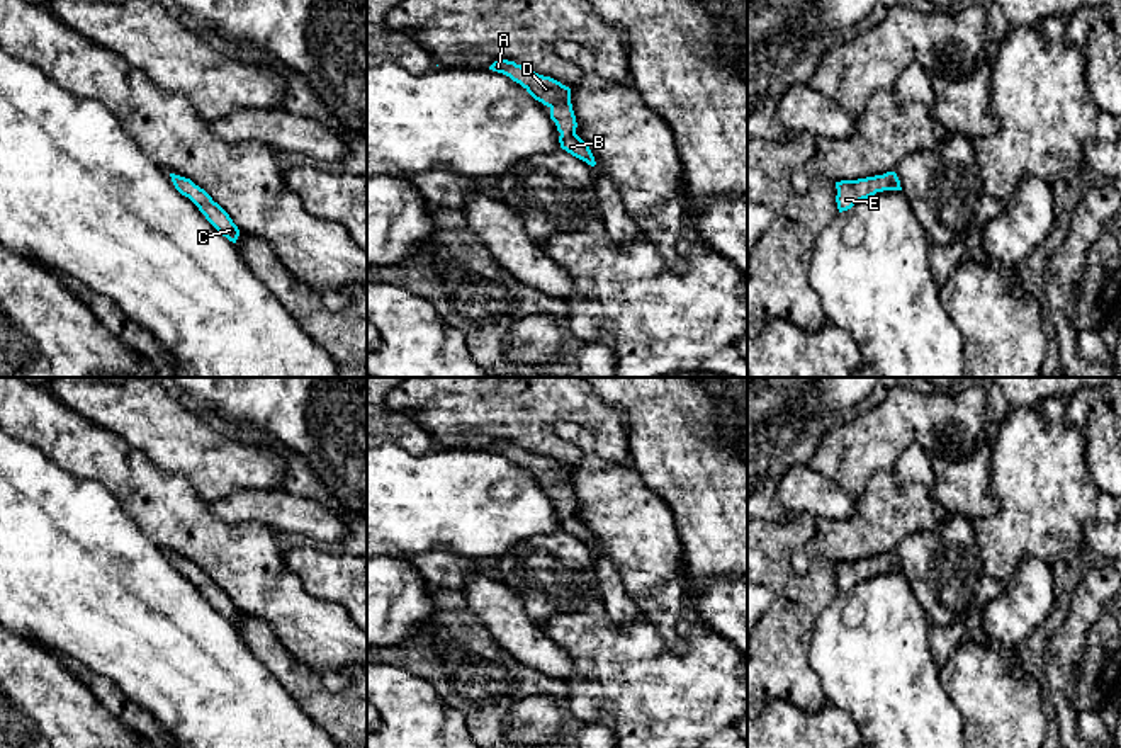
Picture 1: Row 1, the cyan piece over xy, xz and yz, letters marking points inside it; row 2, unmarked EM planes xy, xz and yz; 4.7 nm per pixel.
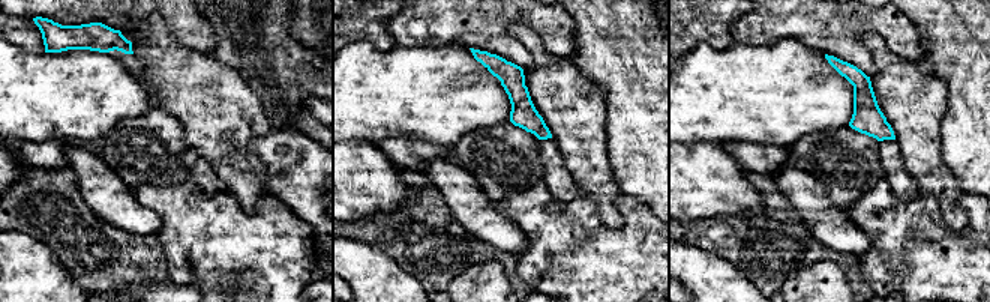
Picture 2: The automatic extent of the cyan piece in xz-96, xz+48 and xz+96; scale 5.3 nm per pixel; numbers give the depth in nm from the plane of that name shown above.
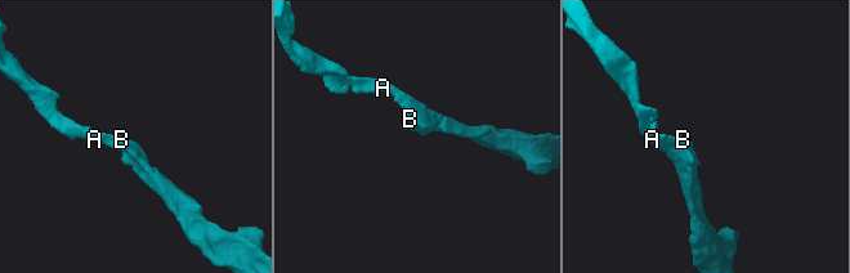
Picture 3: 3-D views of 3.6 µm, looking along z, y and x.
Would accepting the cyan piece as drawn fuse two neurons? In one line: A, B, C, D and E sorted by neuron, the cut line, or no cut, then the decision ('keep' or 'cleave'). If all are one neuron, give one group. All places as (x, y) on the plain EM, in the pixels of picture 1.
A B C D E; no cut; keep

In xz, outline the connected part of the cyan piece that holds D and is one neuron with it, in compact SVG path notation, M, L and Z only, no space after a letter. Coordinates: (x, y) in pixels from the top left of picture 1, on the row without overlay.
M508 440L494 442L489 450L510 457L535 481L547 486L550 490L550 500L555 503L557 512L560 513L560 529L591 547L596 546L589 527L576 515L577 503L571 484L569 468Z

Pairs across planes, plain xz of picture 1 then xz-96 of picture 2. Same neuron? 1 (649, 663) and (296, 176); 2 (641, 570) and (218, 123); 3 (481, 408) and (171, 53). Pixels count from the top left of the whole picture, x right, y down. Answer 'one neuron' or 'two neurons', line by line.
1: two neurons
2: one neuron
3: two neurons

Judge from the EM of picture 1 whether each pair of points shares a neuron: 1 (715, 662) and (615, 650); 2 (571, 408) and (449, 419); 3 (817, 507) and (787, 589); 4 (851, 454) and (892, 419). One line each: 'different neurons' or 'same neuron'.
1: same neuron
2: same neuron
3: different neurons
4: same neuron

